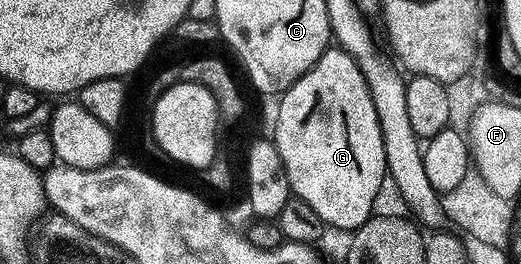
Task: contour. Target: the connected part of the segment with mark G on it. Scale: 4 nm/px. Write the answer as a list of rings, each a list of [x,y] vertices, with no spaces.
[[[330,46],[318,62],[298,82],[294,82],[280,96],[279,119],[274,143],[288,175],[288,187],[295,199],[306,202],[329,229],[355,230],[373,215],[376,195],[380,192],[388,171],[388,156],[384,153],[384,139],[370,98],[370,90],[354,58],[339,46]]]

